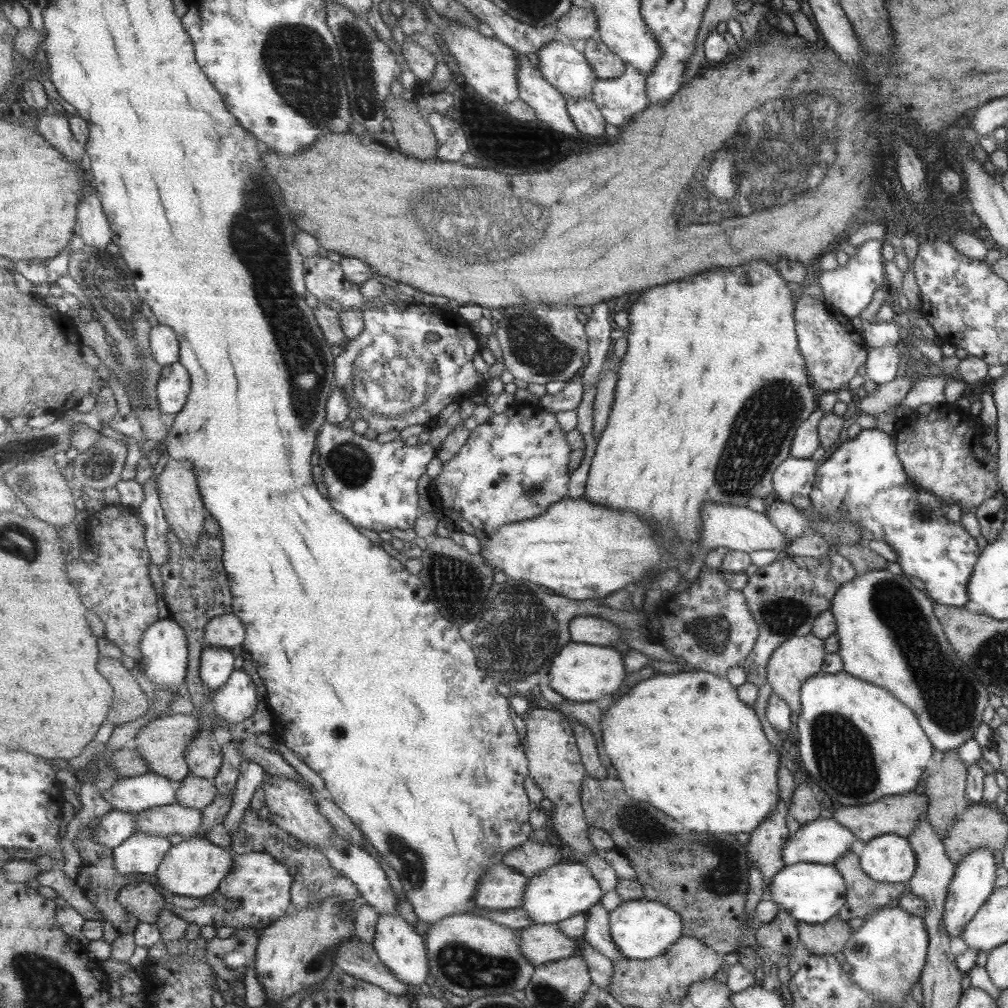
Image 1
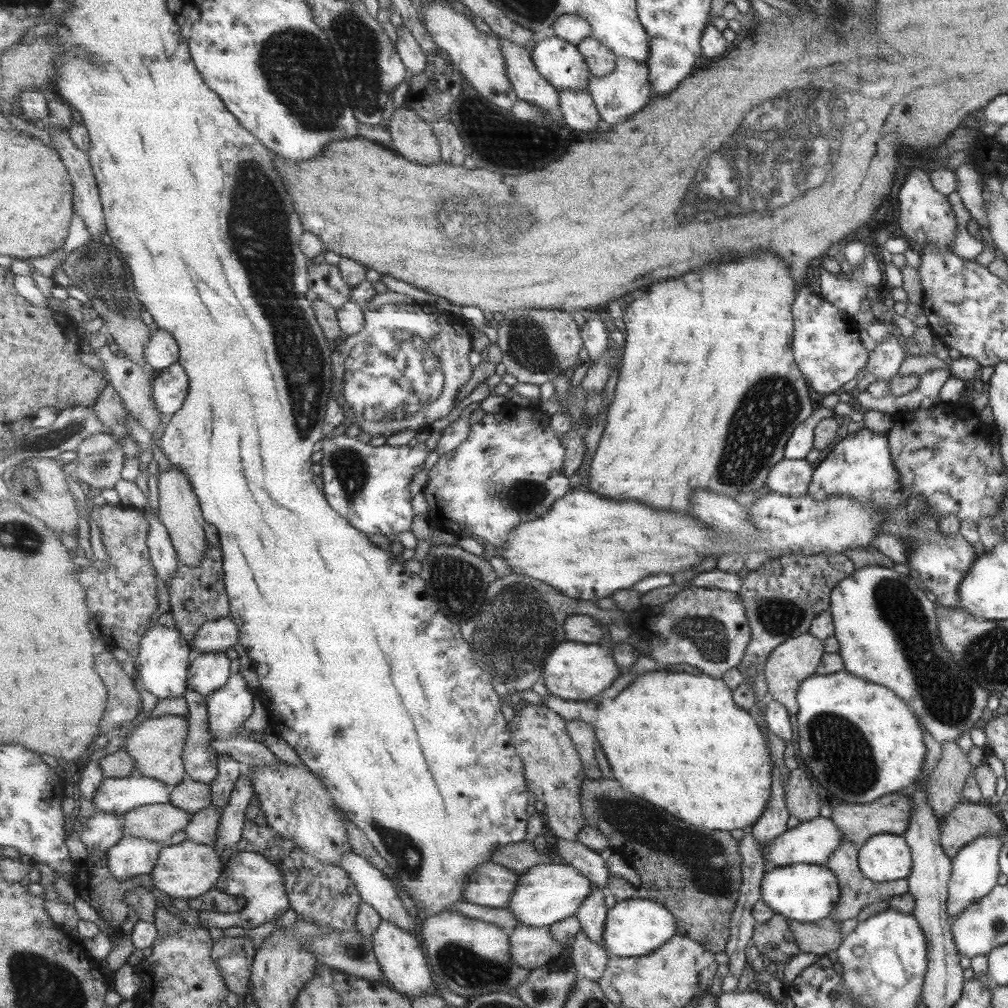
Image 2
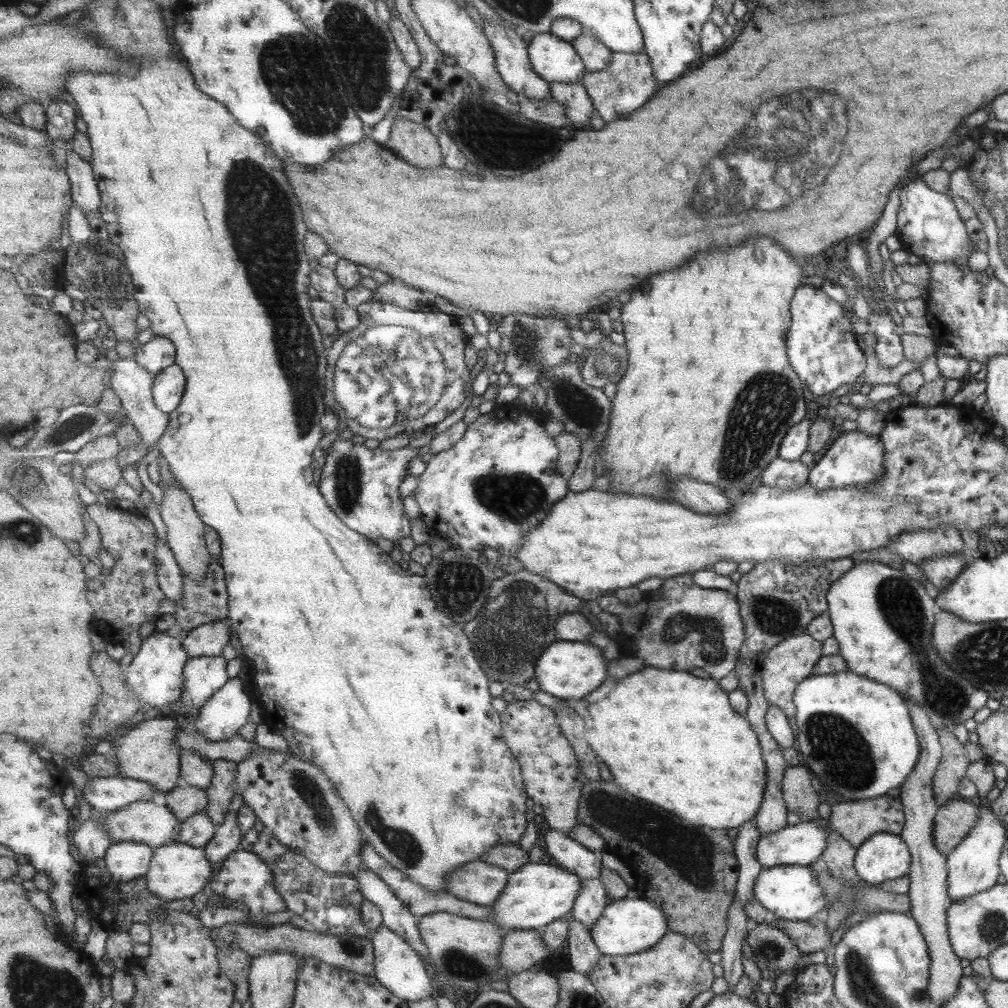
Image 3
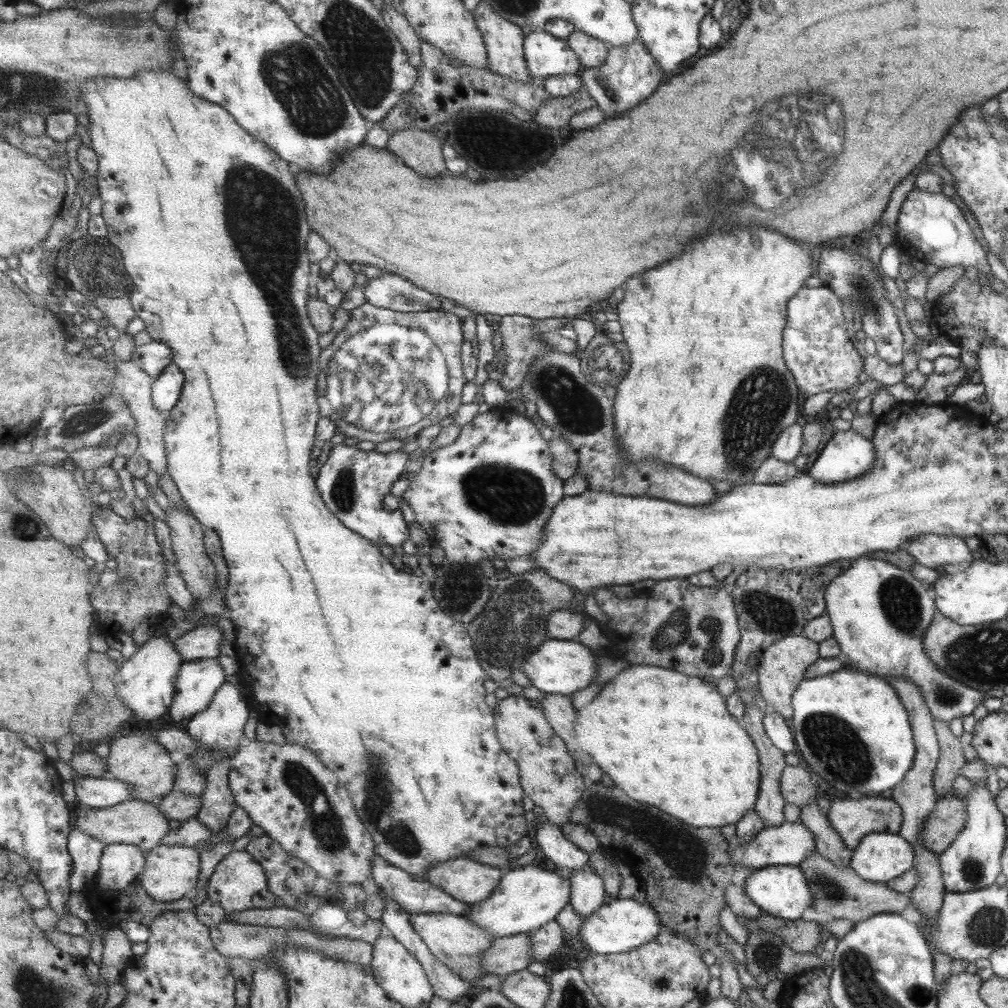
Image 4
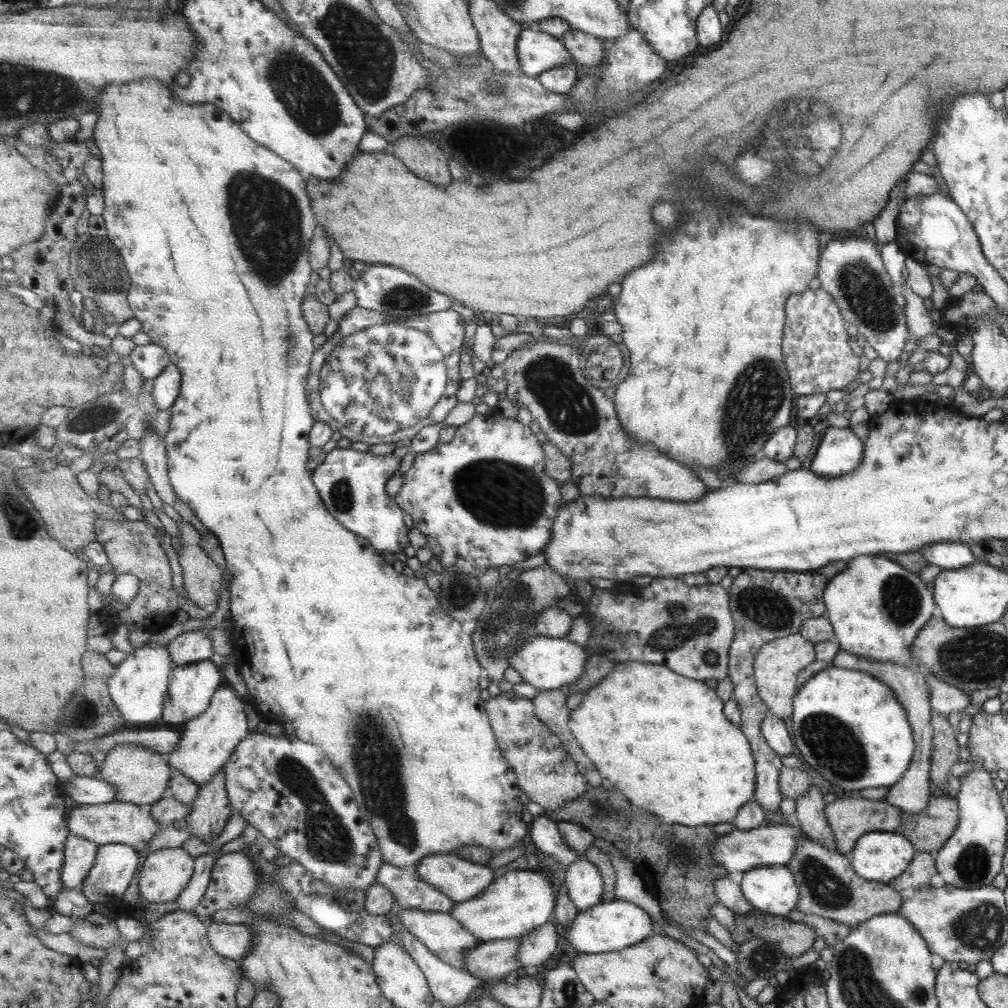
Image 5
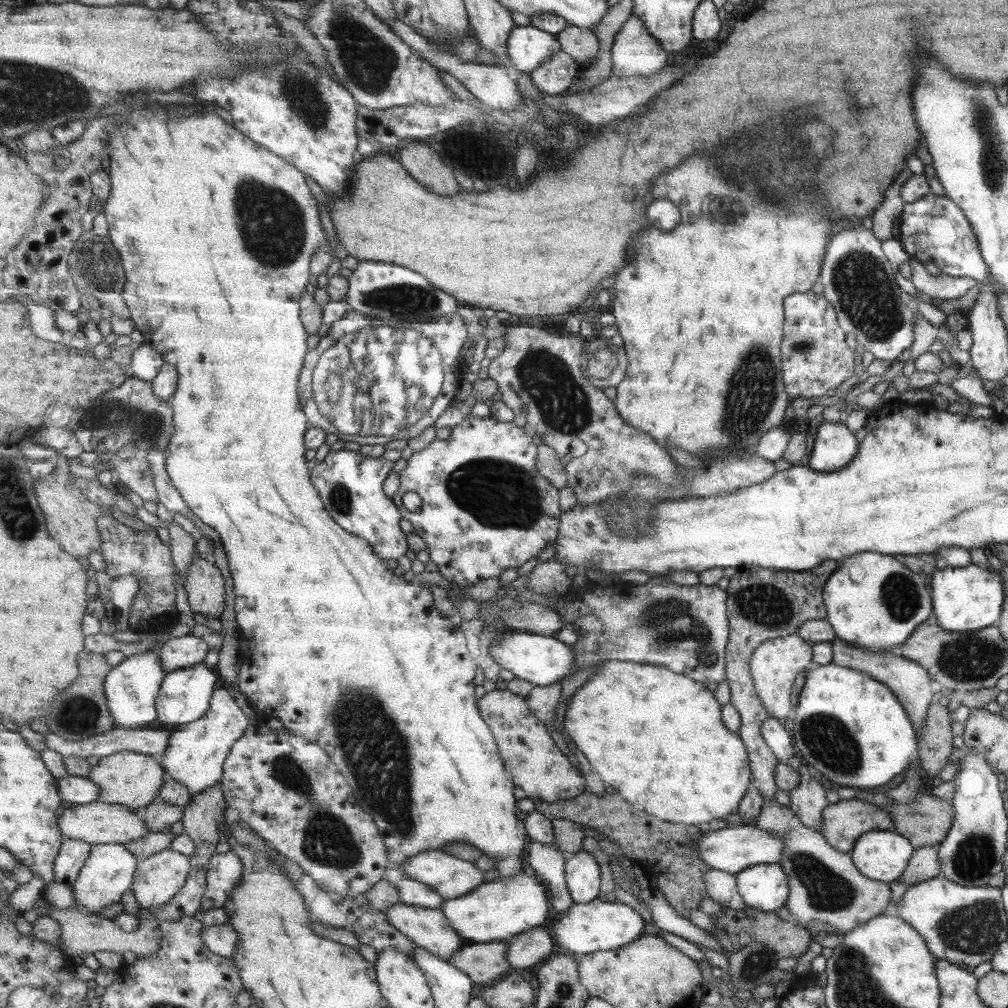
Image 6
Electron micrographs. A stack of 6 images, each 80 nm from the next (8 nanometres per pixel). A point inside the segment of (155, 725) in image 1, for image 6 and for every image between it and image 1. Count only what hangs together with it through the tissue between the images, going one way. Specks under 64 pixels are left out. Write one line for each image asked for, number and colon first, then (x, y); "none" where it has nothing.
2: (157, 744)
3: (148, 752)
4: (138, 759)
5: (141, 776)
6: (128, 778)

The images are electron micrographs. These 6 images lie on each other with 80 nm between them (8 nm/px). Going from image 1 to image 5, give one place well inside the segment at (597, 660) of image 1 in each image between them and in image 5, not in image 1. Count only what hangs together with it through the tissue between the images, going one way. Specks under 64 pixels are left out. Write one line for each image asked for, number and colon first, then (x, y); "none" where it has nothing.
2: (575, 671)
3: (567, 670)
4: (564, 667)
5: (547, 663)

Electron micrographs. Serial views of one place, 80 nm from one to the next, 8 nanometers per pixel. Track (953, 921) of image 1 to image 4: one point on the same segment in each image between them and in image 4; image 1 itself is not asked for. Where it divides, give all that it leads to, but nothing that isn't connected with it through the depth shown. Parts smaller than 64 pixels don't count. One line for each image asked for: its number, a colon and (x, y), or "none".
2: (975, 867)
3: (972, 866)
4: (971, 862)

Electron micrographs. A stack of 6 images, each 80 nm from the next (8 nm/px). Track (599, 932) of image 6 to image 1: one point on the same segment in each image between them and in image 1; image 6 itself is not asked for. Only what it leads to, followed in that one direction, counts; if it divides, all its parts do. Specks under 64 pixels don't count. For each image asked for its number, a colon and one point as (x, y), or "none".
1: (642, 929)
2: (634, 927)
3: (627, 926)
4: (619, 926)
5: (614, 925)

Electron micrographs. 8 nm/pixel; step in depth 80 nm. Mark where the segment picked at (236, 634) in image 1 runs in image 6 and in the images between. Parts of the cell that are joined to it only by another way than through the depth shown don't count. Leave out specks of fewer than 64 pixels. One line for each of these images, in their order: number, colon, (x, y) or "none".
2: (218, 636)
3: (208, 640)
4: (203, 642)
5: (191, 647)
6: (181, 653)

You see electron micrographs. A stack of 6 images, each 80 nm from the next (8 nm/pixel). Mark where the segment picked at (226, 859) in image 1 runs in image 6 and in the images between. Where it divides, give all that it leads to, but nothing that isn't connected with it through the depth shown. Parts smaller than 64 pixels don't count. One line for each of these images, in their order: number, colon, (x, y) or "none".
2: (185, 870)
3: (178, 870)
4: (171, 872)
5: (165, 873)
6: (158, 879)

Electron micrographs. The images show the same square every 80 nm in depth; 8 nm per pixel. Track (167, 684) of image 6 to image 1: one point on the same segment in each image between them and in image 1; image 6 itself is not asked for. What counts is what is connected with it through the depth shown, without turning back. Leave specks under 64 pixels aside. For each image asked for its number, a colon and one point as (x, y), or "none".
1: (218, 664)
2: (209, 672)
3: (204, 676)
4: (199, 681)
5: (192, 688)

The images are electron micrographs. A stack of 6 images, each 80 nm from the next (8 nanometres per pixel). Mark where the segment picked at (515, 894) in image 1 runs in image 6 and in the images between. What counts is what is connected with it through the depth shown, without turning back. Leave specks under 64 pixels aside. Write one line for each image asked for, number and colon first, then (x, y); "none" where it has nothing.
2: (491, 885)
3: (482, 883)
4: (471, 882)
5: (462, 880)
6: (450, 876)

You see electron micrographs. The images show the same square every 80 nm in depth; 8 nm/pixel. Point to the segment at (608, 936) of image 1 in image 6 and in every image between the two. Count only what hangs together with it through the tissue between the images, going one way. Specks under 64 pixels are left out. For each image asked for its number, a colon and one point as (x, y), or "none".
2: (593, 914)
3: (592, 900)
4: (588, 894)
5: (584, 881)
6: (583, 873)

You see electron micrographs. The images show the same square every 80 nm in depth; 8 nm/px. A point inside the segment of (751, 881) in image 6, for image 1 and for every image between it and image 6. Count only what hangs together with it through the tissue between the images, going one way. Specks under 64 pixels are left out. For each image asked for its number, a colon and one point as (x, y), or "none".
1: (811, 893)
2: (804, 893)
3: (791, 893)
4: (780, 891)
5: (773, 890)

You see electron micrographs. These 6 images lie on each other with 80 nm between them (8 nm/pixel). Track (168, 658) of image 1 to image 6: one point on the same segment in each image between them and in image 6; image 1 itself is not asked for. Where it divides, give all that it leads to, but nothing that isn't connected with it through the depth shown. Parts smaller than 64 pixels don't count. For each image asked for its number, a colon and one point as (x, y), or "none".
2: (162, 669)
3: (156, 675)
4: (147, 681)
5: (140, 689)
6: (133, 687)

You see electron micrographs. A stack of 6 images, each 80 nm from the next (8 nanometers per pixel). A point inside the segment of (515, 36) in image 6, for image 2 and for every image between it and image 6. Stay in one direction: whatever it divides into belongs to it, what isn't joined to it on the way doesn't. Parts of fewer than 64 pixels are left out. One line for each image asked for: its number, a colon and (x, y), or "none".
2: (561, 62)
3: (556, 60)
4: (546, 55)
5: (539, 51)

